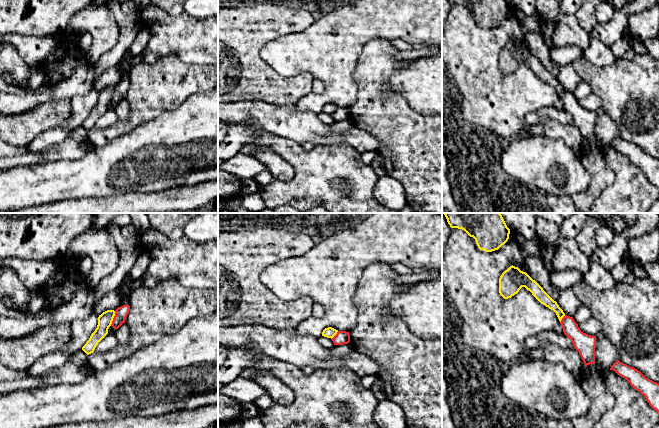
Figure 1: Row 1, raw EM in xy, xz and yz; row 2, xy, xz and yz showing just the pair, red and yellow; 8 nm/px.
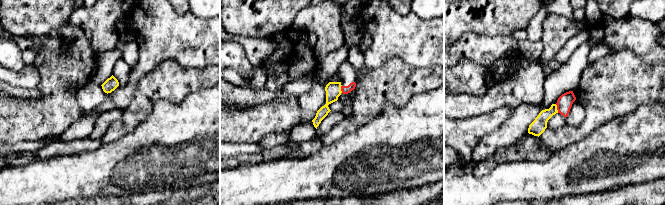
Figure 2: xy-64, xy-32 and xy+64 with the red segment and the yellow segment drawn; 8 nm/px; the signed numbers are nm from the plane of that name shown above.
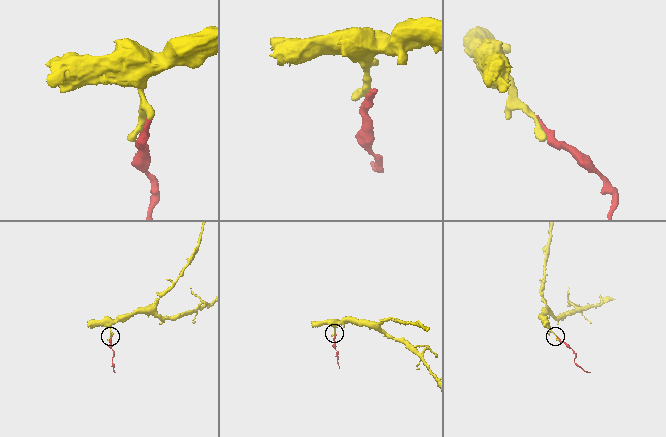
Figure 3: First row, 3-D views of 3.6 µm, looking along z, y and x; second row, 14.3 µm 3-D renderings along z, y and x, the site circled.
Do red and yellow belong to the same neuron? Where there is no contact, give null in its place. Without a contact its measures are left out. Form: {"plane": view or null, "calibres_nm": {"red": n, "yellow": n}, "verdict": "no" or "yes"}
{"plane": "xy", "calibres_nm": {"red": 100, "yellow": 110}, "verdict": "no"}

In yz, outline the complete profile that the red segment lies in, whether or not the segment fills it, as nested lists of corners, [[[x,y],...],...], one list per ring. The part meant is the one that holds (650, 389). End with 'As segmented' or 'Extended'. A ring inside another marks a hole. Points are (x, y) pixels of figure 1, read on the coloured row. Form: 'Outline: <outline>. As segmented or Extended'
Outline: [[[617,360],[610,368],[625,378],[630,385],[645,396],[649,405],[659,413],[659,383],[646,378],[640,371]]]. As segmented

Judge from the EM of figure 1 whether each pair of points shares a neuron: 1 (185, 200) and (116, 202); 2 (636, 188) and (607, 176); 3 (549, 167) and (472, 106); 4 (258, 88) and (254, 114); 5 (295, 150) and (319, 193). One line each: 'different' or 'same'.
1: same
2: different
3: different
4: different
5: same

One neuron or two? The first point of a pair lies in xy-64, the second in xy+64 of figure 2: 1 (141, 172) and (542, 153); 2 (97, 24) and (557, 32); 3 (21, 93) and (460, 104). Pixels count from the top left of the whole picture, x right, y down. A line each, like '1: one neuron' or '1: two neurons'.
1: two neurons
2: one neuron
3: one neuron

